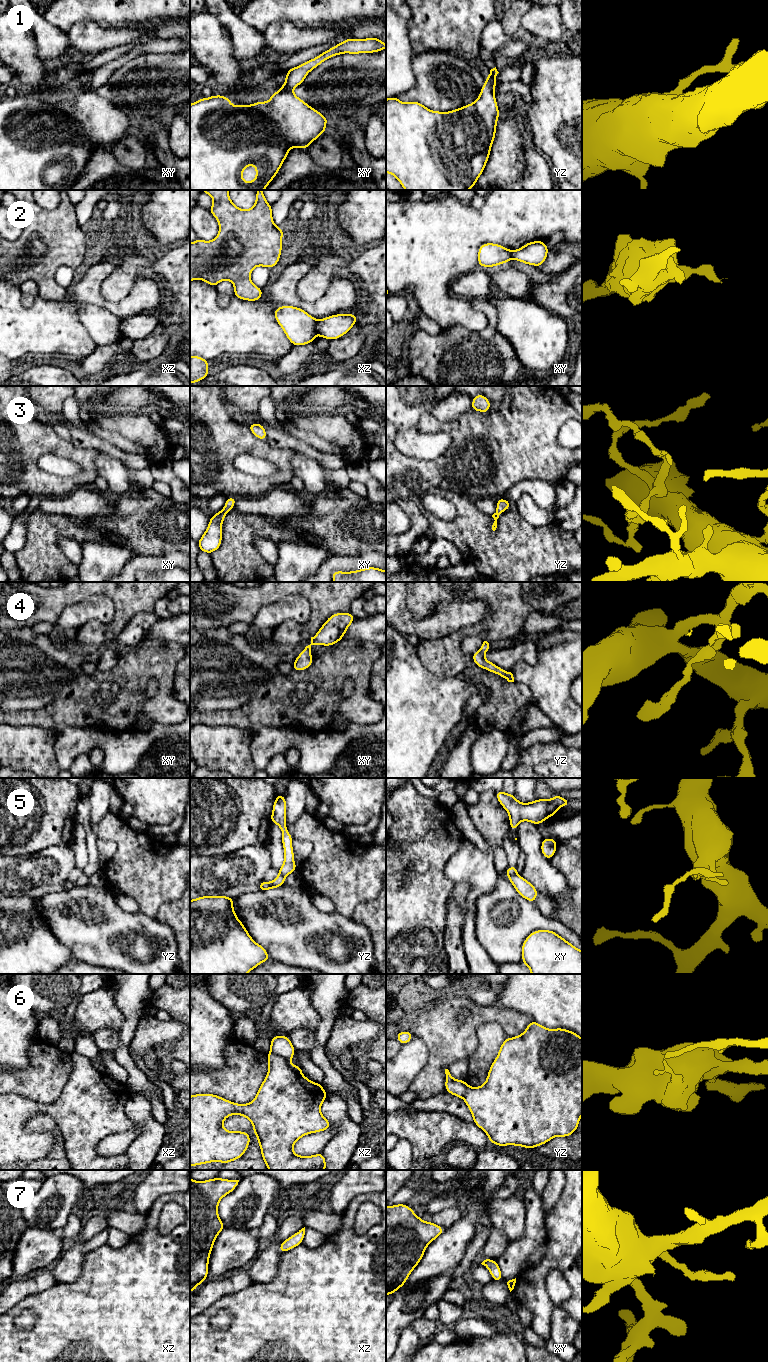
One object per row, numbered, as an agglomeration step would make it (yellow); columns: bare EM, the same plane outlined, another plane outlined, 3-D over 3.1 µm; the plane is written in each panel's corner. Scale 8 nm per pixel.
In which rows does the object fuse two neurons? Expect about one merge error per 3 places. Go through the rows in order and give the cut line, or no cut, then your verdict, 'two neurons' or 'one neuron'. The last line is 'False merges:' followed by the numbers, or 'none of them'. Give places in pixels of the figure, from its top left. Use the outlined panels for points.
1: cut none; one neuron
2: cut xz (317, 320), (315, 333); two neurons
3: cut none; one neuron
4: cut none; one neuron
5: cut xy (516, 874), (508, 877); two neurons
6: cut xz (270, 1052), (282, 1056), (287, 1062); two neurons
7: cut none; one neuron
False merges: 2, 5, 6

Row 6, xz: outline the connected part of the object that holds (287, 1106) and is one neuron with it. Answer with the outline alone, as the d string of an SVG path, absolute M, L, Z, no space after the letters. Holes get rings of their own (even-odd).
M269 1053L267 1061L269 1071L256 1097L248 1104L234 1103L209 1093L190 1096L190 1167L211 1162L230 1163L241 1158L250 1144L250 1136L243 1131L227 1131L223 1121L230 1115L242 1115L253 1125L262 1159L269 1170L326 1169L323 1153L301 1156L294 1153L293 1147L303 1136L331 1127L331 1122L320 1112L328 1093L321 1084L294 1071L285 1058Z

